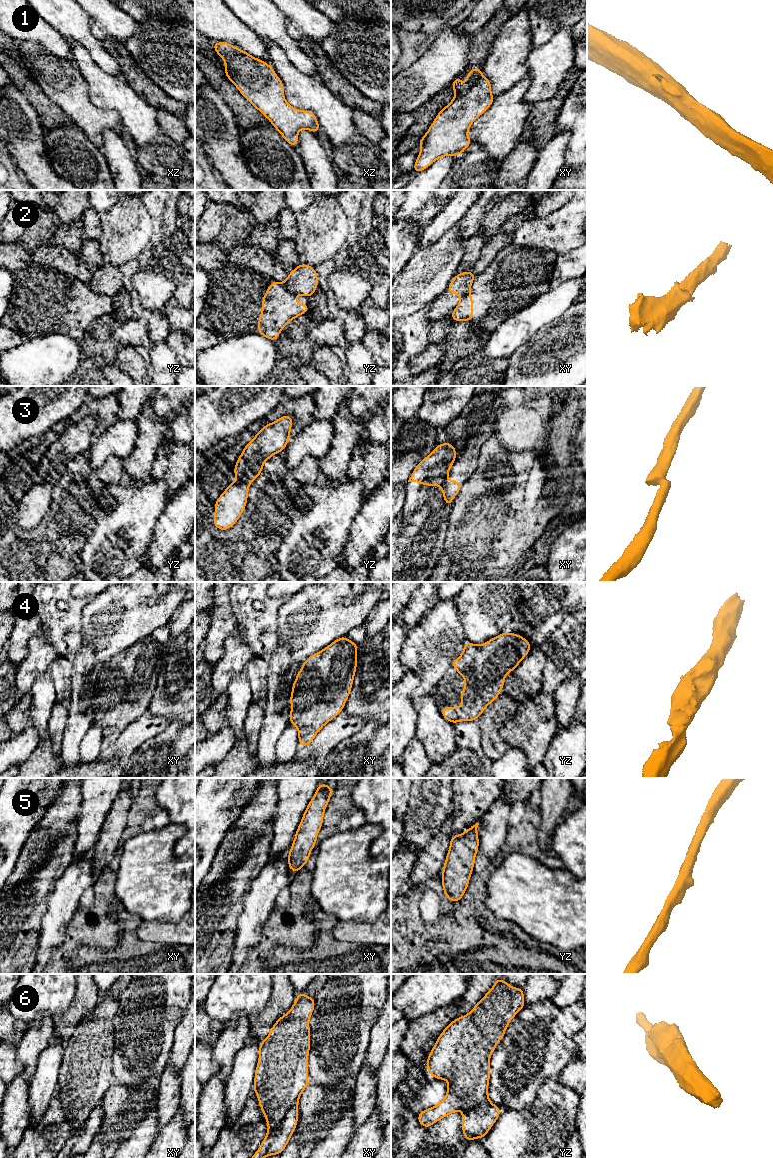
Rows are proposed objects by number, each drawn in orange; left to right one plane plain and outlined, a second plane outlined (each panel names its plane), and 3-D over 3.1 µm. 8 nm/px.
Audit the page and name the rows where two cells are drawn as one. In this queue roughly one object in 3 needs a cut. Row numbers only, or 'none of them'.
2, 3

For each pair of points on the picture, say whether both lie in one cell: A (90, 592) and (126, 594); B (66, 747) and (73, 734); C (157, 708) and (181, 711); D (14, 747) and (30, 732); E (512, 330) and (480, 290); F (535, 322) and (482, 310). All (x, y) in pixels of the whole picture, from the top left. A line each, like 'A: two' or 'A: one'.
A: two
B: one
C: one
D: one
E: two
F: two

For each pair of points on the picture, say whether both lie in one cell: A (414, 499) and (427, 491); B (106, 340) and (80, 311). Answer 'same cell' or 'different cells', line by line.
A: same cell
B: different cells

